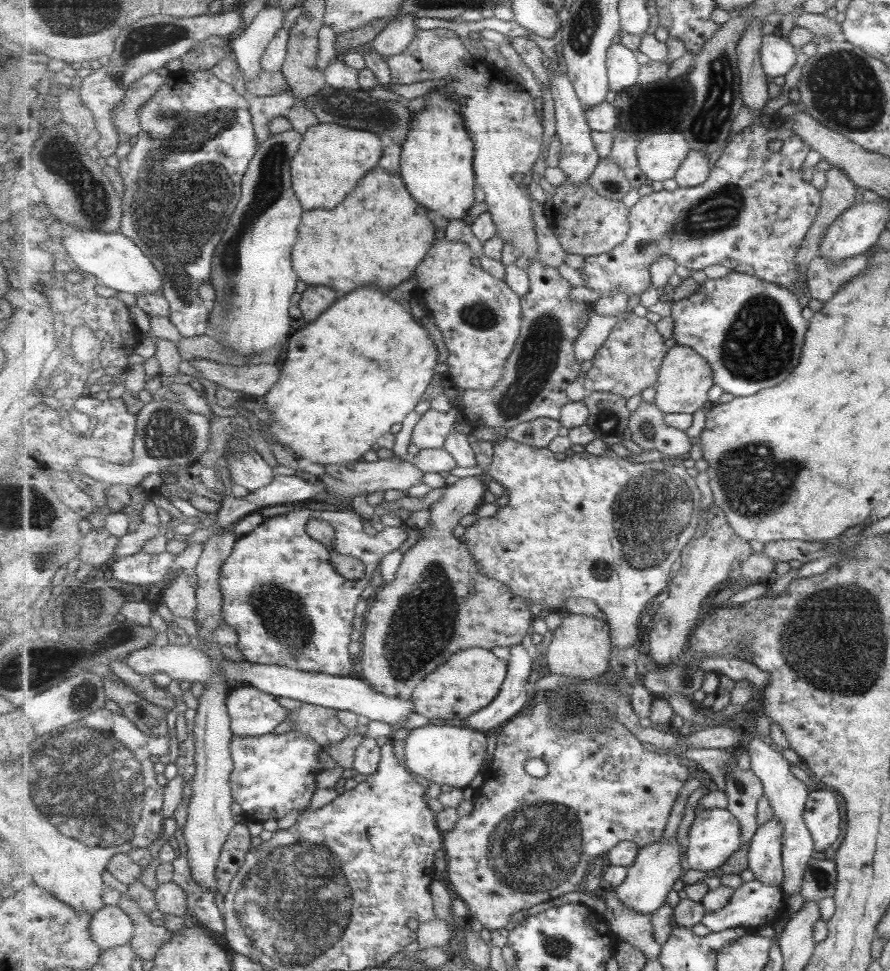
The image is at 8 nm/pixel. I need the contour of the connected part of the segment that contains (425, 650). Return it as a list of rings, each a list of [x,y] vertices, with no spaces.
[[[481,475],[460,478],[446,486],[442,497],[431,507],[429,524],[416,543],[404,554],[395,578],[383,584],[374,594],[374,602],[363,619],[361,646],[363,678],[379,692],[398,699],[409,700],[424,678],[443,666],[455,652],[468,648],[517,646],[532,633],[531,604],[516,596],[507,584],[487,577],[476,567],[476,559],[465,541],[459,541],[453,530],[461,518],[472,514],[483,503],[487,487]]]

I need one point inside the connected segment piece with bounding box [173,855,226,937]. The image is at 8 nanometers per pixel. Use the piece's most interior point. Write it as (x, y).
(204, 908)

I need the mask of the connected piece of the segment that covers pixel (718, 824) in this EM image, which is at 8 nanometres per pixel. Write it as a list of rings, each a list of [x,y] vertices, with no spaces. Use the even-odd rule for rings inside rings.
[[[694,808],[696,819],[688,833],[688,849],[686,850],[686,860],[691,869],[707,872],[718,870],[741,848],[743,836],[741,822],[728,809]]]

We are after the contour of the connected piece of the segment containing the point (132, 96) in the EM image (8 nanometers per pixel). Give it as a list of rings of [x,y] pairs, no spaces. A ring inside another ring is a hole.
[[[161,69],[156,74],[150,74],[140,80],[140,84],[126,92],[125,98],[118,103],[113,113],[113,122],[120,132],[129,136],[141,132],[140,110],[165,86],[169,70]]]

